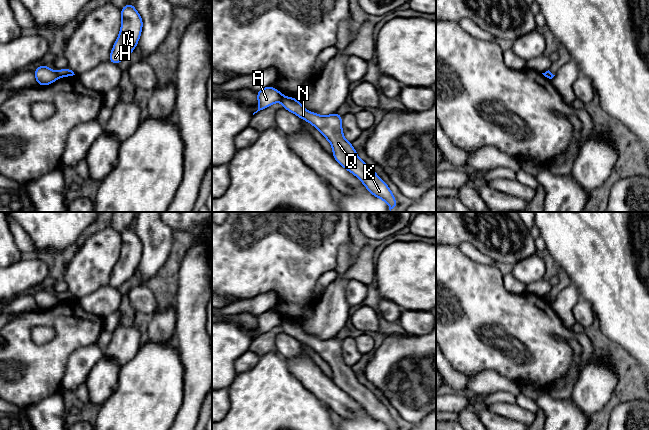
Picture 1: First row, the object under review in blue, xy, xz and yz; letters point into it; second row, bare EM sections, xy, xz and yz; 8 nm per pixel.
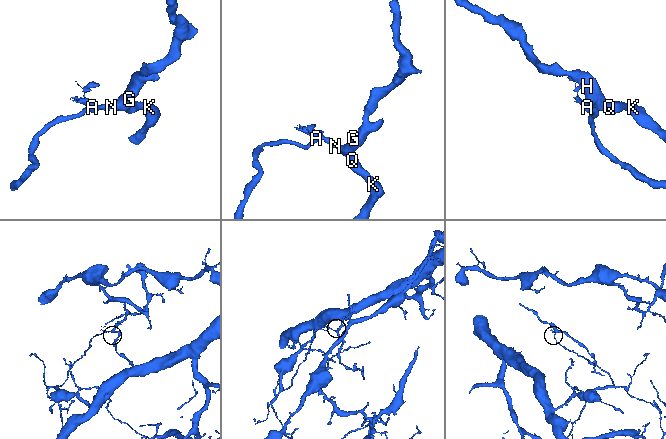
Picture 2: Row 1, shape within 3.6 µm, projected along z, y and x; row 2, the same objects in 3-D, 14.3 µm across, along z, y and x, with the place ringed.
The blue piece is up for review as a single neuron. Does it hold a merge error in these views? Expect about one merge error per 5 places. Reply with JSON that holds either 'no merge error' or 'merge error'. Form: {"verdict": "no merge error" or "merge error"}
{"verdict": "merge error"}

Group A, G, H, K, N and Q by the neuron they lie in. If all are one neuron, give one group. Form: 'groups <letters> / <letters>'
groups A / G H K N Q

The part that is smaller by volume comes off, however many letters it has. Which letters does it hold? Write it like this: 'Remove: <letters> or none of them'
Remove: G, H, K, N, Q

